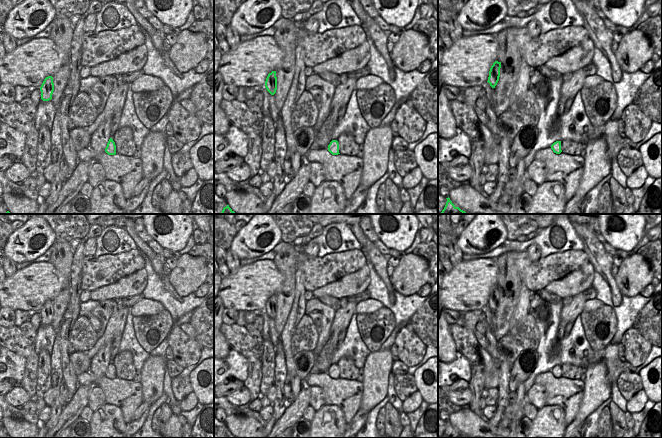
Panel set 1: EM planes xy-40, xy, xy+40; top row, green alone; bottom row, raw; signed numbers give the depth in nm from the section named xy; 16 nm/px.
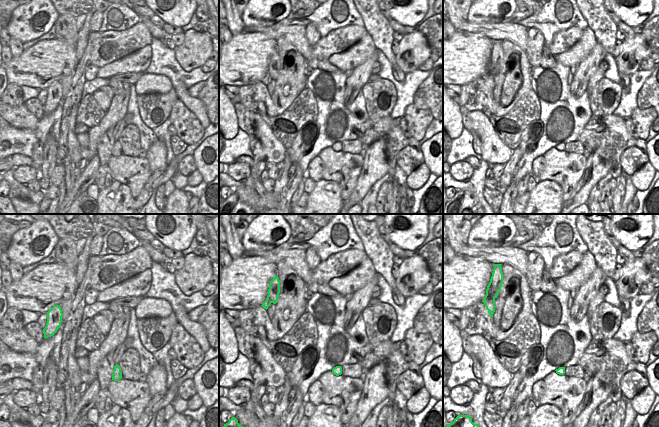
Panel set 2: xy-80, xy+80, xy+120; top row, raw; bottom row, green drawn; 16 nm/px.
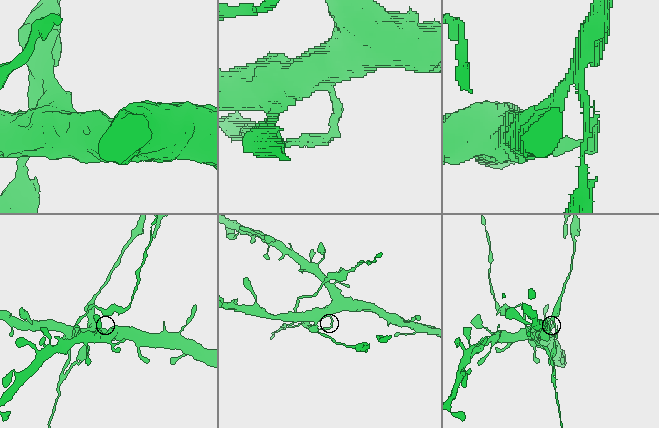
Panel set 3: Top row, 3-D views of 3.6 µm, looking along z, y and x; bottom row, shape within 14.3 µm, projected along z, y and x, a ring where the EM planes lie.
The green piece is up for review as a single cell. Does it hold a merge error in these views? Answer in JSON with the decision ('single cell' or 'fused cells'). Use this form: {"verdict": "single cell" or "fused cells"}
{"verdict": "fused cells"}

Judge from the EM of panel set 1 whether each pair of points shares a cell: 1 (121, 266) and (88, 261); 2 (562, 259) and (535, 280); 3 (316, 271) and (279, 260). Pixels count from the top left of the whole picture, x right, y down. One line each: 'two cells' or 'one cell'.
1: one cell
2: one cell
3: two cells

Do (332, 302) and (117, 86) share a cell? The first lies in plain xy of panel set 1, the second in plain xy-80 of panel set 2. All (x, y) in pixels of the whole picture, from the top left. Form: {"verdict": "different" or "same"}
{"verdict": "same"}

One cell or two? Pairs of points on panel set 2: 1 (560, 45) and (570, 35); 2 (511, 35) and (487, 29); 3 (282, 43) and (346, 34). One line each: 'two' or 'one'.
1: one
2: one
3: two

